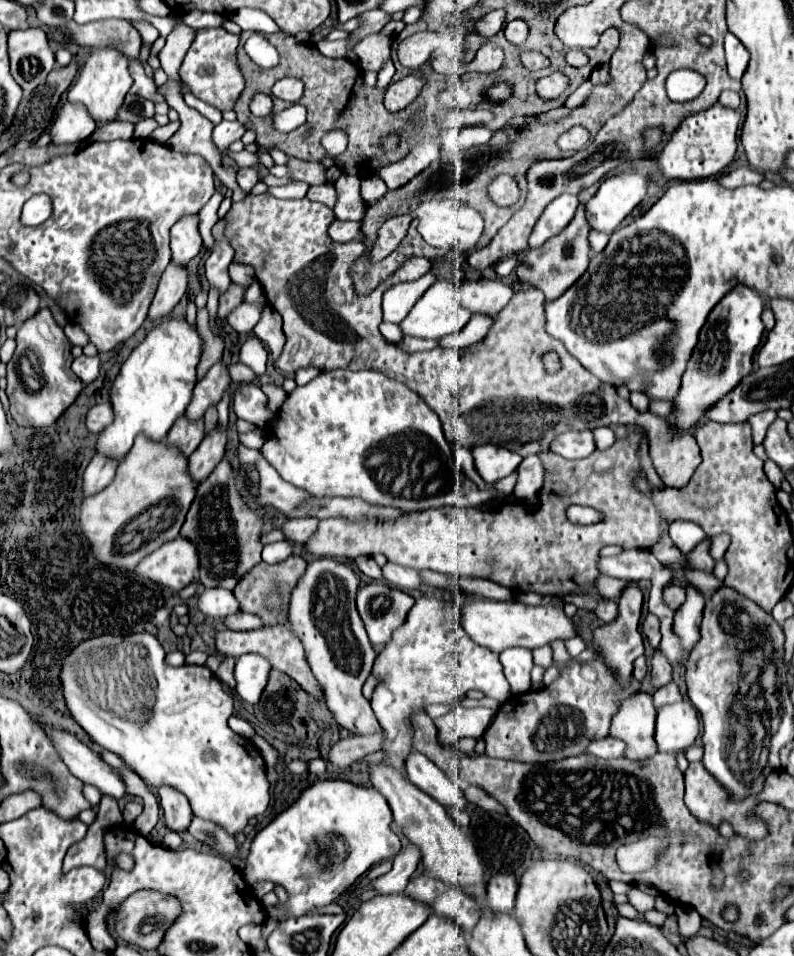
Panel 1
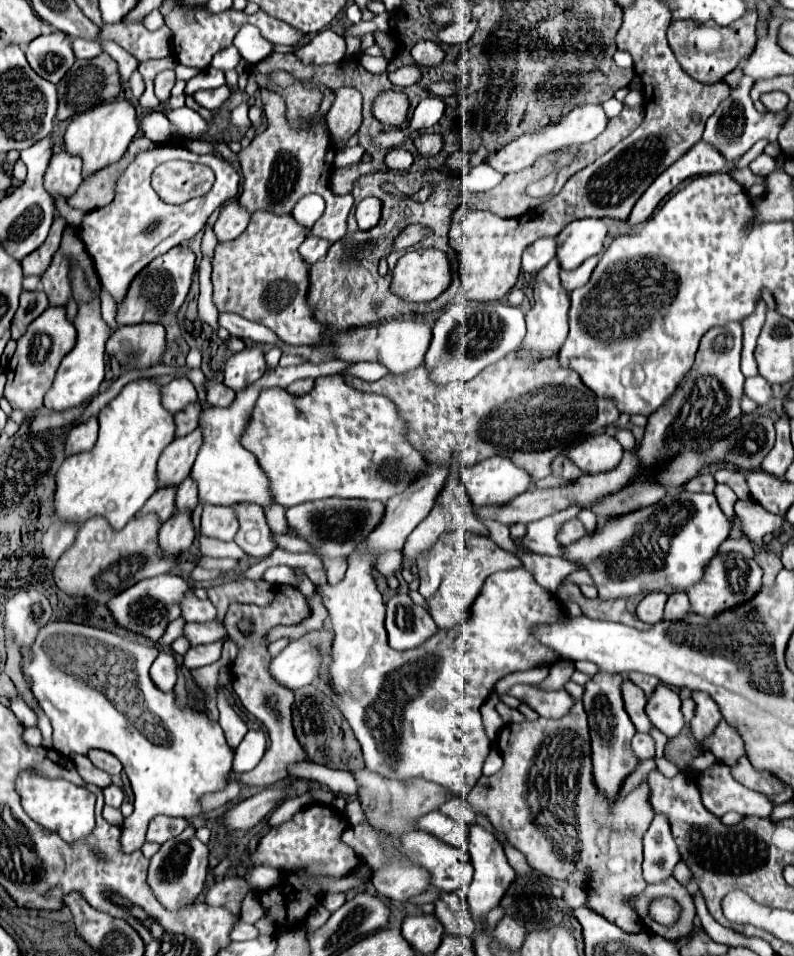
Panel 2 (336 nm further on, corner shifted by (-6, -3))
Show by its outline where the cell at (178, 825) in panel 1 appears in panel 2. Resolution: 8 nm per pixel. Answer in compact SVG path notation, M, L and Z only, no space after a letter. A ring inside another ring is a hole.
M188 827L176 839L166 841L160 847L160 851L150 859L148 887L150 891L154 891L154 897L168 911L178 911L180 907L196 901L196 897L204 889L206 875L208 875L208 847L200 843L200 839L194 835L194 827Z

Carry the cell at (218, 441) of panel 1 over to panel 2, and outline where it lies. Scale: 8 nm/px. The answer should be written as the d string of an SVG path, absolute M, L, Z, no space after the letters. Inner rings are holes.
M176 513L158 531L158 545L162 557L176 559L182 551L190 549L194 541L194 527L188 513Z

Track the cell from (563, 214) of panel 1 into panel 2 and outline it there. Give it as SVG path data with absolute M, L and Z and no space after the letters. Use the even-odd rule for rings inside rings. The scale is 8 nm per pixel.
M538 239L524 251L520 269L524 273L538 273L554 257L556 257L556 239Z

